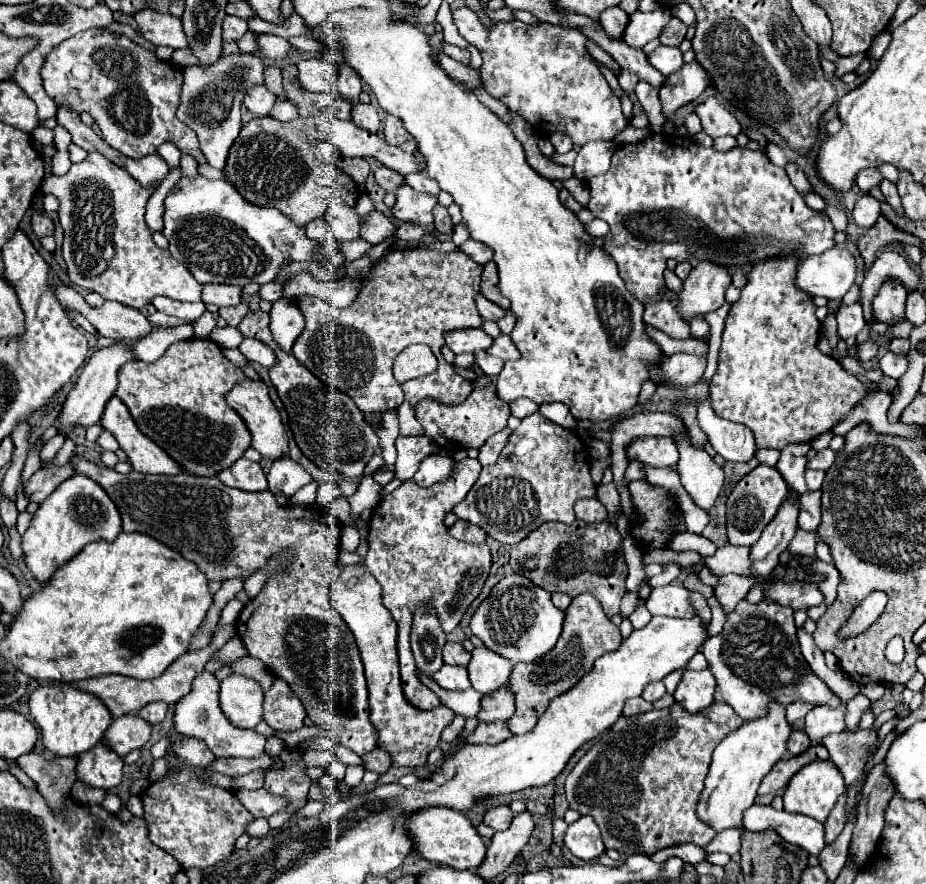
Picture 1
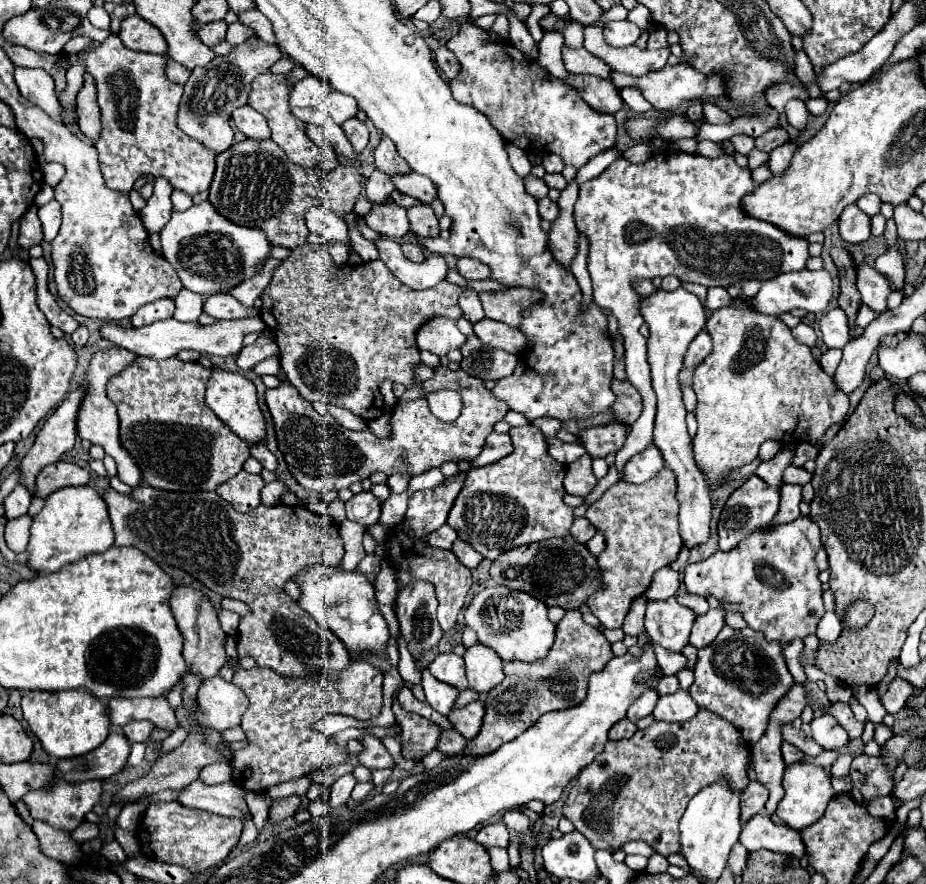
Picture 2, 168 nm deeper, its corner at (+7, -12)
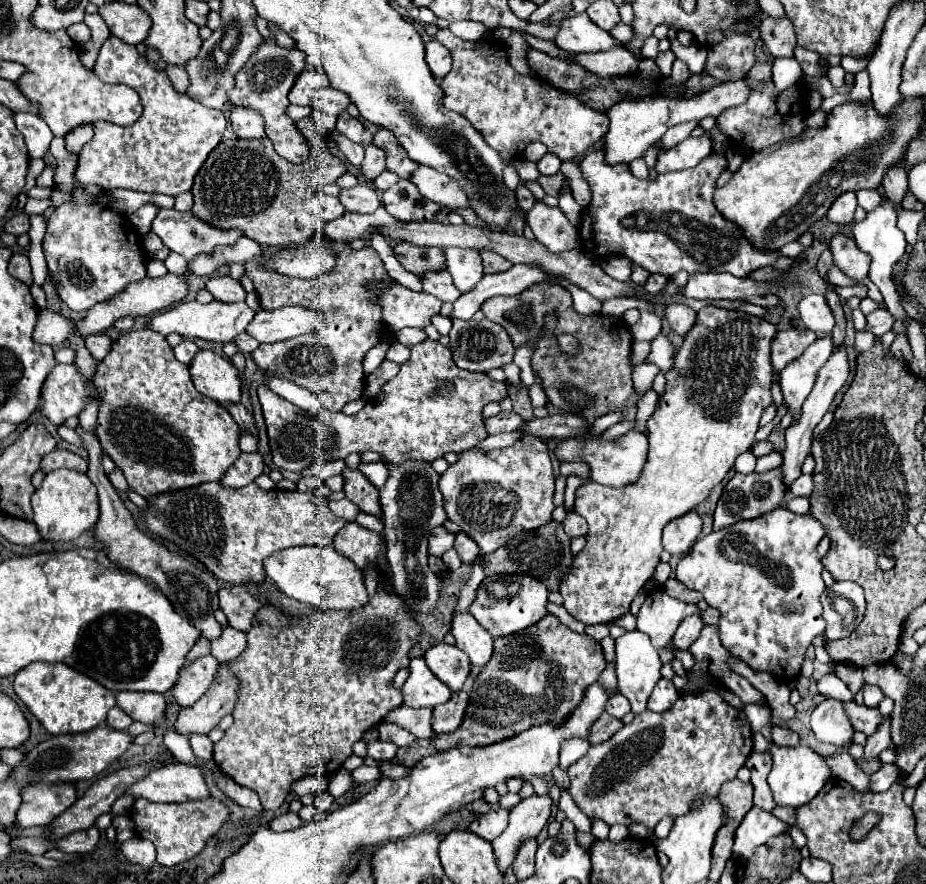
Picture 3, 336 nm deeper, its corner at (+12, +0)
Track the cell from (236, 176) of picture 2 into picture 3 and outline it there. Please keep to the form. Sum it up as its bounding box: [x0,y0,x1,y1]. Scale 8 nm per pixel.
[191,117,347,249]

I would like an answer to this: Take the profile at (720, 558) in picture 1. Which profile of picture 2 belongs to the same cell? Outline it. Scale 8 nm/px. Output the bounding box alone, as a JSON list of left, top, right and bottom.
[684,515,826,649]

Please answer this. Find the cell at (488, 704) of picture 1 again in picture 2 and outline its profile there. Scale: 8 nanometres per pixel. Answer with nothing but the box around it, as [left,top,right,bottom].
[448,701,484,739]

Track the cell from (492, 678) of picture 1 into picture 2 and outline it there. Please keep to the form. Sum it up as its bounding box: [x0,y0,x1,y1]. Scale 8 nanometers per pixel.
[464,643,502,695]

